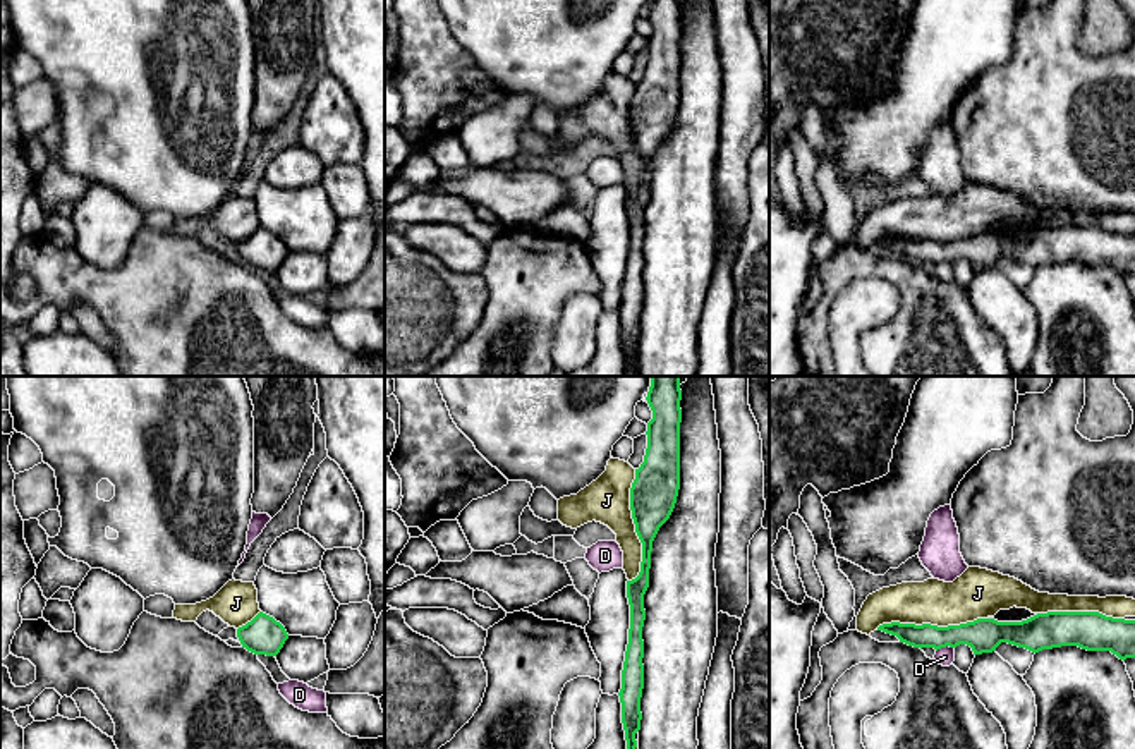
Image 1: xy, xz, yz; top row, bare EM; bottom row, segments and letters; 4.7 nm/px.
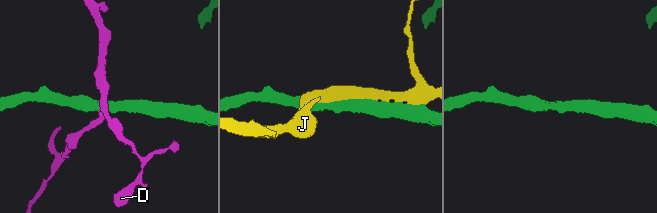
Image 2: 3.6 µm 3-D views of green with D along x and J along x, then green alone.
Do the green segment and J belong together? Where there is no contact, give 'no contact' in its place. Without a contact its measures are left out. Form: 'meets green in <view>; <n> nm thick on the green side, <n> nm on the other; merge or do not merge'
meets green in xz; 220 nm thick on the green side, 220 nm on the other; merge

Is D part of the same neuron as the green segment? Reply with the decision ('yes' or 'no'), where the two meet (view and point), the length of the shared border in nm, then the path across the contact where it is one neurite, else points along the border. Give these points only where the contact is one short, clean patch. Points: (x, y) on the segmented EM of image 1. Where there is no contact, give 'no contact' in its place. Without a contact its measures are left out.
no | yz (945, 646) | 90 nm | along yz (953, 646), (943, 646), (936, 651)

